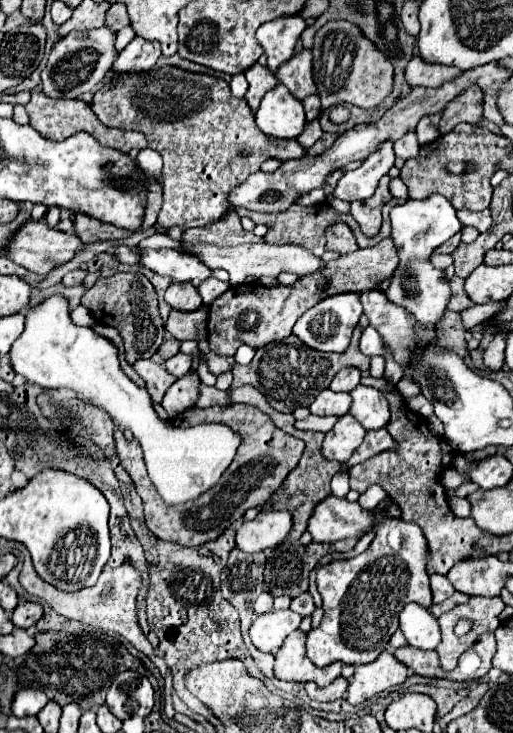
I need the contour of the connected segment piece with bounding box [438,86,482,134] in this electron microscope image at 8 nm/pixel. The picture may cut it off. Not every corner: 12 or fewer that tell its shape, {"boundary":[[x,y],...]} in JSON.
{"boundary":[[472,86],[444,108],[438,130],[478,124],[482,92]]}

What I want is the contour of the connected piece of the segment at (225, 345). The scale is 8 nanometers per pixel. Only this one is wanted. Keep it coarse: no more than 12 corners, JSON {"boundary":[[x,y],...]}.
{"boundary":[[392,238],[292,286],[232,286],[208,306],[208,342],[234,356],[292,334],[322,298],[376,290]]}

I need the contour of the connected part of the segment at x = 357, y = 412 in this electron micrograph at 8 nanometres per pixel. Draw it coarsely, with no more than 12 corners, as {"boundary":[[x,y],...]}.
{"boundary":[[356,386],[350,414],[366,428],[388,424],[384,394],[370,386]]}

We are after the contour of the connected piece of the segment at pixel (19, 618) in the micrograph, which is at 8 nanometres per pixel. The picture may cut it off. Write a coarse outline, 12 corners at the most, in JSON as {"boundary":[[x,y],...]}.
{"boundary":[[20,602],[12,612],[16,628],[30,628],[42,618],[38,602]]}

